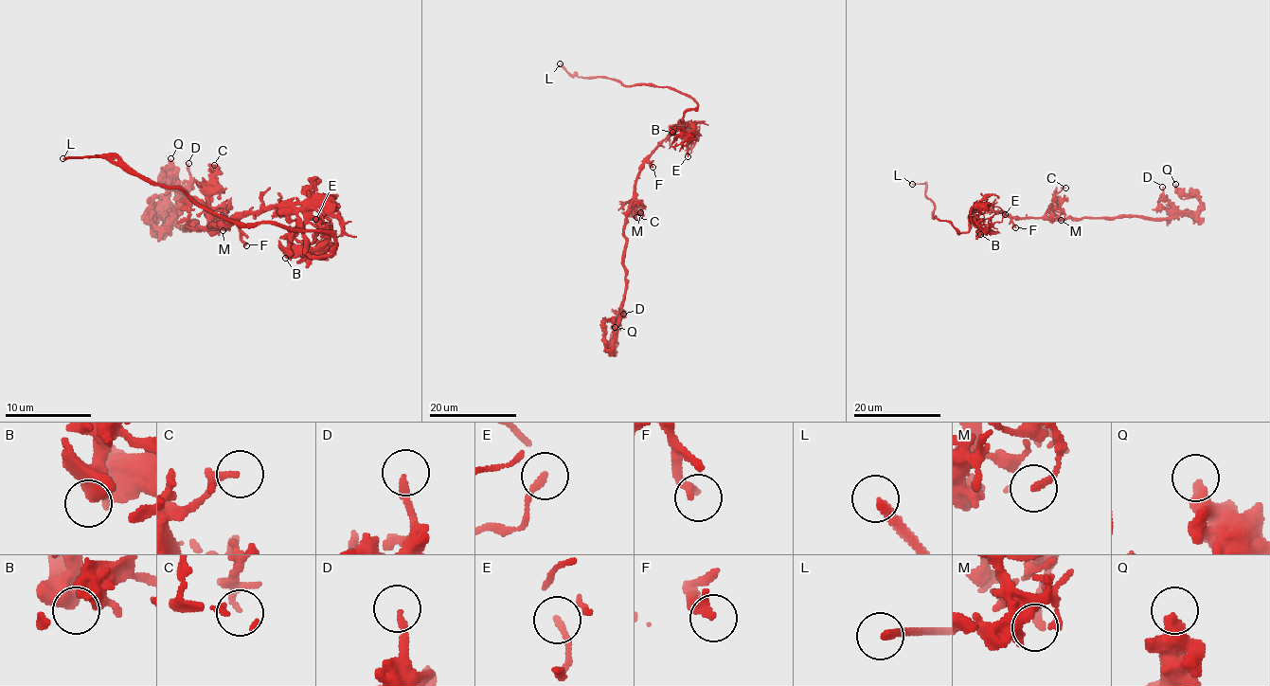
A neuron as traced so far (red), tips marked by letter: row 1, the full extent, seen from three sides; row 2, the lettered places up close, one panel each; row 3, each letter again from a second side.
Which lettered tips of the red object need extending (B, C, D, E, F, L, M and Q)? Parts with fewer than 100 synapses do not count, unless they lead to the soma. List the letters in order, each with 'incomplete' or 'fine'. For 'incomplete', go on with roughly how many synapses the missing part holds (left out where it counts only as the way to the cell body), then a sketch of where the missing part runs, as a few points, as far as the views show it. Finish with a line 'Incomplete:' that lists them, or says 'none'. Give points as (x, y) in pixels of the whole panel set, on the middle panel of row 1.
B: fine
C: fine
D: fine
E: fine
F: fine
L: incomplete | (560, 63), (543, 55), (531, 43)
M: fine
Q: fine
Incomplete: L

